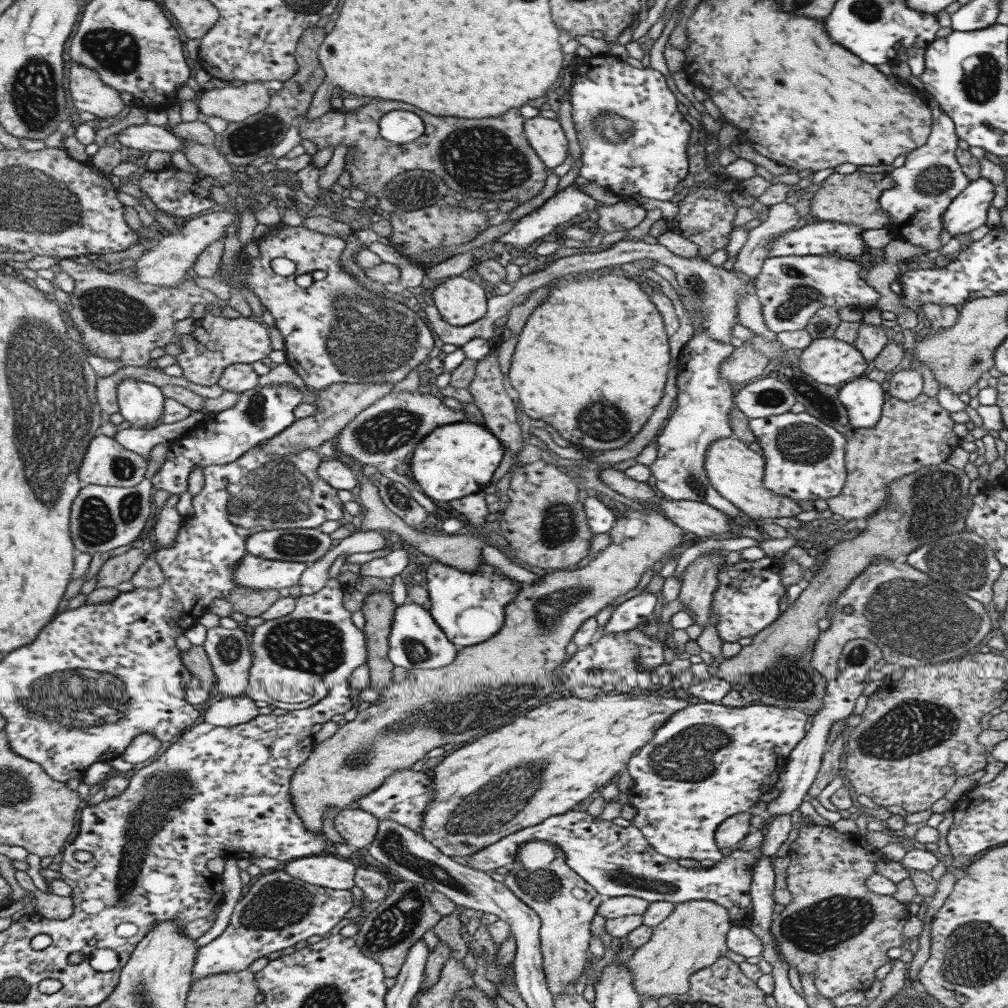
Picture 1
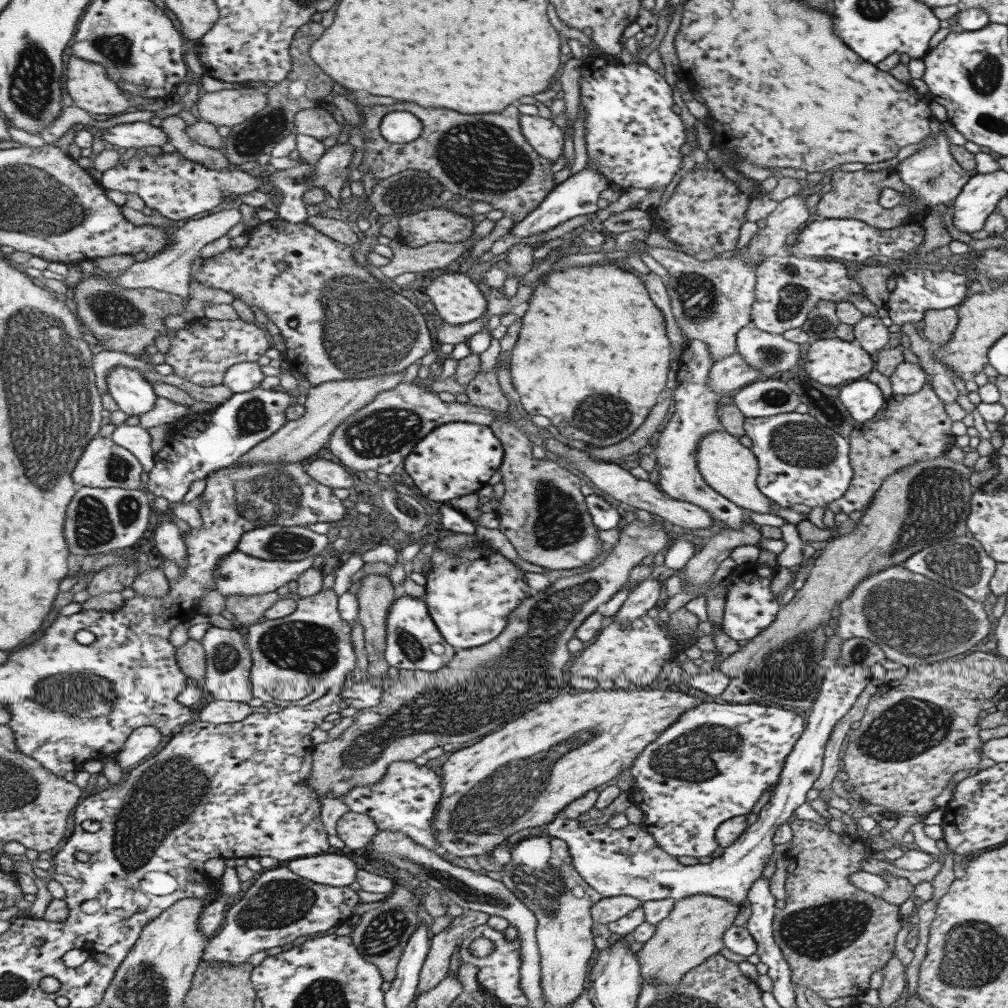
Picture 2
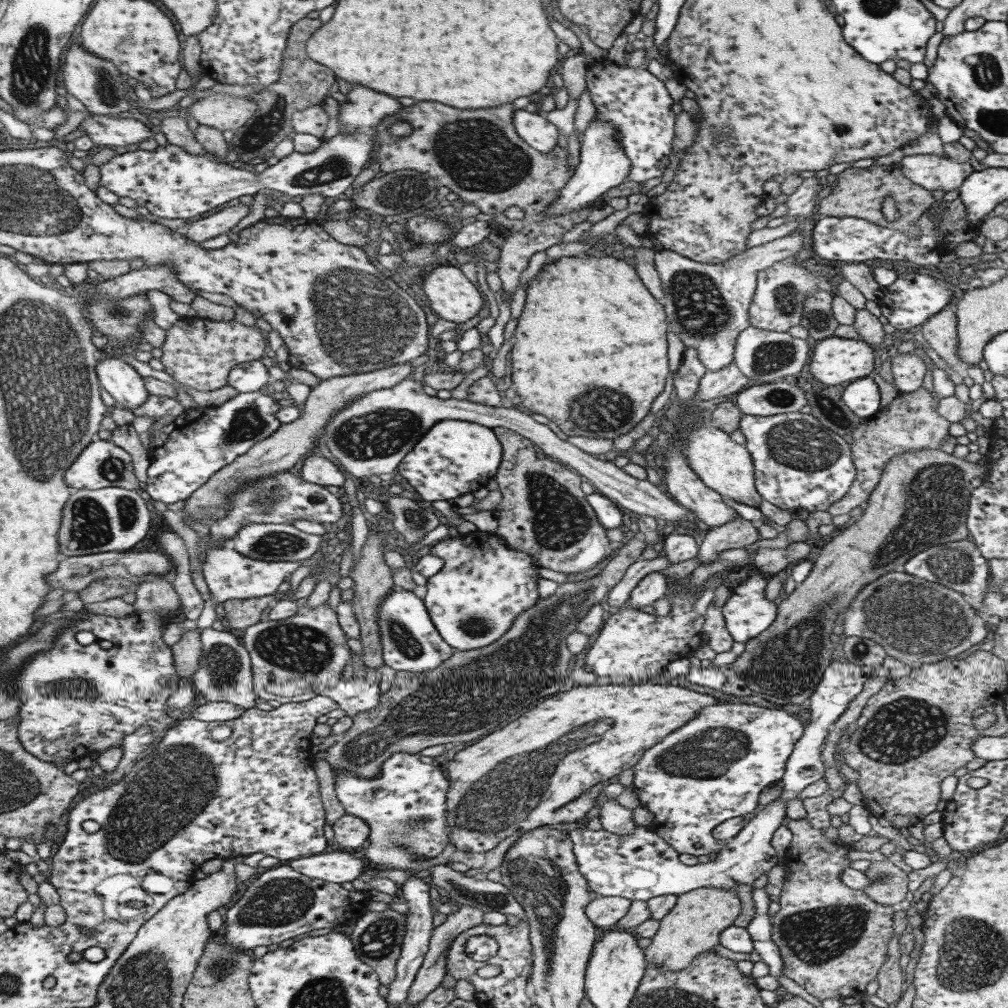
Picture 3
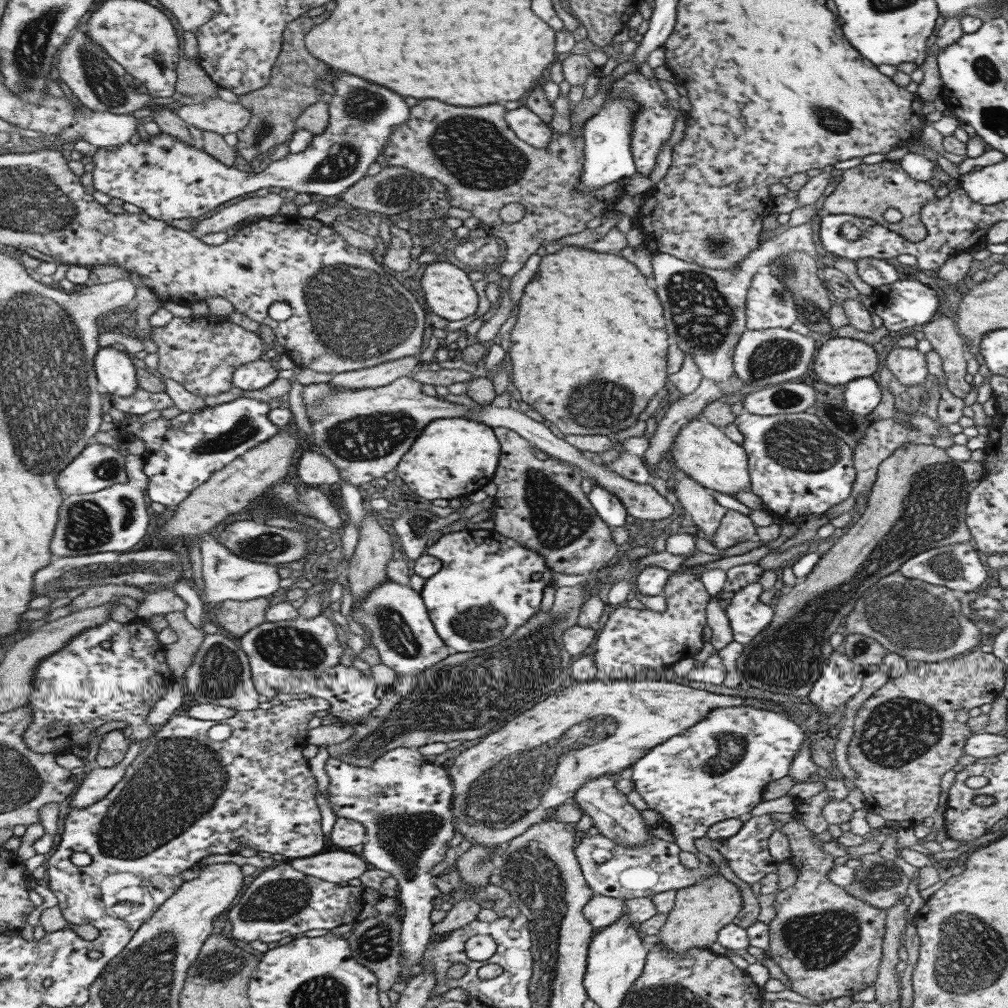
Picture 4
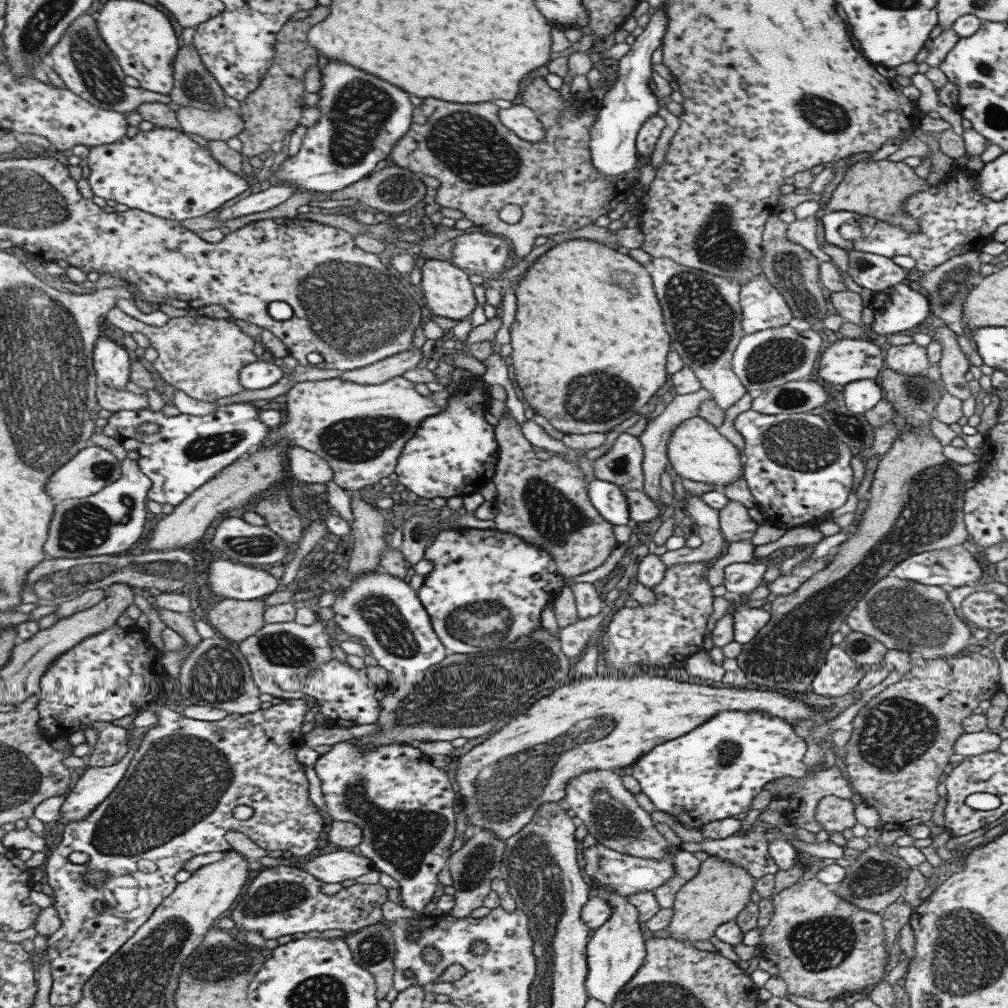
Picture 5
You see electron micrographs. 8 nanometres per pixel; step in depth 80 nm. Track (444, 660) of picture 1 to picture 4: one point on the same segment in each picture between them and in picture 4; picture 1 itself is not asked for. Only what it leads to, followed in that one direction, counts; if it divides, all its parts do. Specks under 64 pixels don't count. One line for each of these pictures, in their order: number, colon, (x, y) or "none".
2: (412, 642)
3: (410, 643)
4: (393, 615)

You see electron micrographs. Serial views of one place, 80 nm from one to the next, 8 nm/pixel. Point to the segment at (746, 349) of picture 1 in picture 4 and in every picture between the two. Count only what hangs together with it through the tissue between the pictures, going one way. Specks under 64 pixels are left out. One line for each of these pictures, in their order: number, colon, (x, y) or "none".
2: (727, 375)
3: (728, 381)
4: (683, 409)

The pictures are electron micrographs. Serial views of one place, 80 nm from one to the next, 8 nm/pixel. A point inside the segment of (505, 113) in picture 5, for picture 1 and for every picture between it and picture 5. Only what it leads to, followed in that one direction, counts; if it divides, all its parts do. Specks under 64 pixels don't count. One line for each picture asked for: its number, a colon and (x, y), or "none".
1: (545, 136)
2: (542, 134)
3: (532, 128)
4: (527, 126)

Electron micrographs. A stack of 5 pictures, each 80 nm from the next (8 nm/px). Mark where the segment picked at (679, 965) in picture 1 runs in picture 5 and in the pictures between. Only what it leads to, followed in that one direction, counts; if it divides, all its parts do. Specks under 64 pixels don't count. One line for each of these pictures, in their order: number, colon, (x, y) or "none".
2: (692, 931)
3: (691, 927)
4: (701, 909)
5: (719, 890)

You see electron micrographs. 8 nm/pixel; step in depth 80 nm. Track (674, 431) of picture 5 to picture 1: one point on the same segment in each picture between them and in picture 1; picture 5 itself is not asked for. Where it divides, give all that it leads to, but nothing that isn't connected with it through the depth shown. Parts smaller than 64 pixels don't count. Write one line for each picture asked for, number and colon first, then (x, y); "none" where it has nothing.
1: (735, 472)
2: (730, 469)
3: (722, 465)
4: (700, 450)

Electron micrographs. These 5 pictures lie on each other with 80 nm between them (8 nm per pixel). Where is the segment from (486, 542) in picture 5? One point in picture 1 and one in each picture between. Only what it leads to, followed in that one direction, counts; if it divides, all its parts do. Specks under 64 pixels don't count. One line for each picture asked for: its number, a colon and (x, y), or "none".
1: (468, 607)
2: (468, 596)
3: (484, 584)
4: (488, 585)

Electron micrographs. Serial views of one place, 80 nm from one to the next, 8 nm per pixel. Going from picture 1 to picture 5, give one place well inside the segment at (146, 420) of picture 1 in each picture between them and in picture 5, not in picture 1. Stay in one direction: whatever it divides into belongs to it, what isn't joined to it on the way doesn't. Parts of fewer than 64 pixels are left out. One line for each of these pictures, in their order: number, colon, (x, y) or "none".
2: (133, 395)
3: (117, 378)
4: (115, 374)
5: (110, 362)

